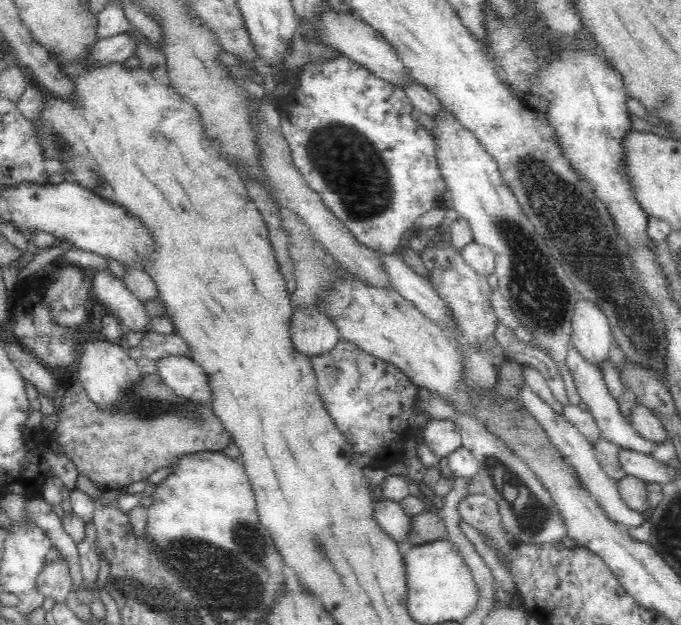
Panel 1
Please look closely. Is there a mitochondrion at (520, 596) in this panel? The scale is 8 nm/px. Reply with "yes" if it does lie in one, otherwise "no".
no

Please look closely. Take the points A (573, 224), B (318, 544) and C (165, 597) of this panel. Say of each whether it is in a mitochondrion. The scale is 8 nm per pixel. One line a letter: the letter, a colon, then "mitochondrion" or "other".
A: mitochondrion
B: mitochondrion
C: mitochondrion

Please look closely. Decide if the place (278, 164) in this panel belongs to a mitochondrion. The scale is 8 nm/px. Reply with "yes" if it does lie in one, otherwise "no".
no

